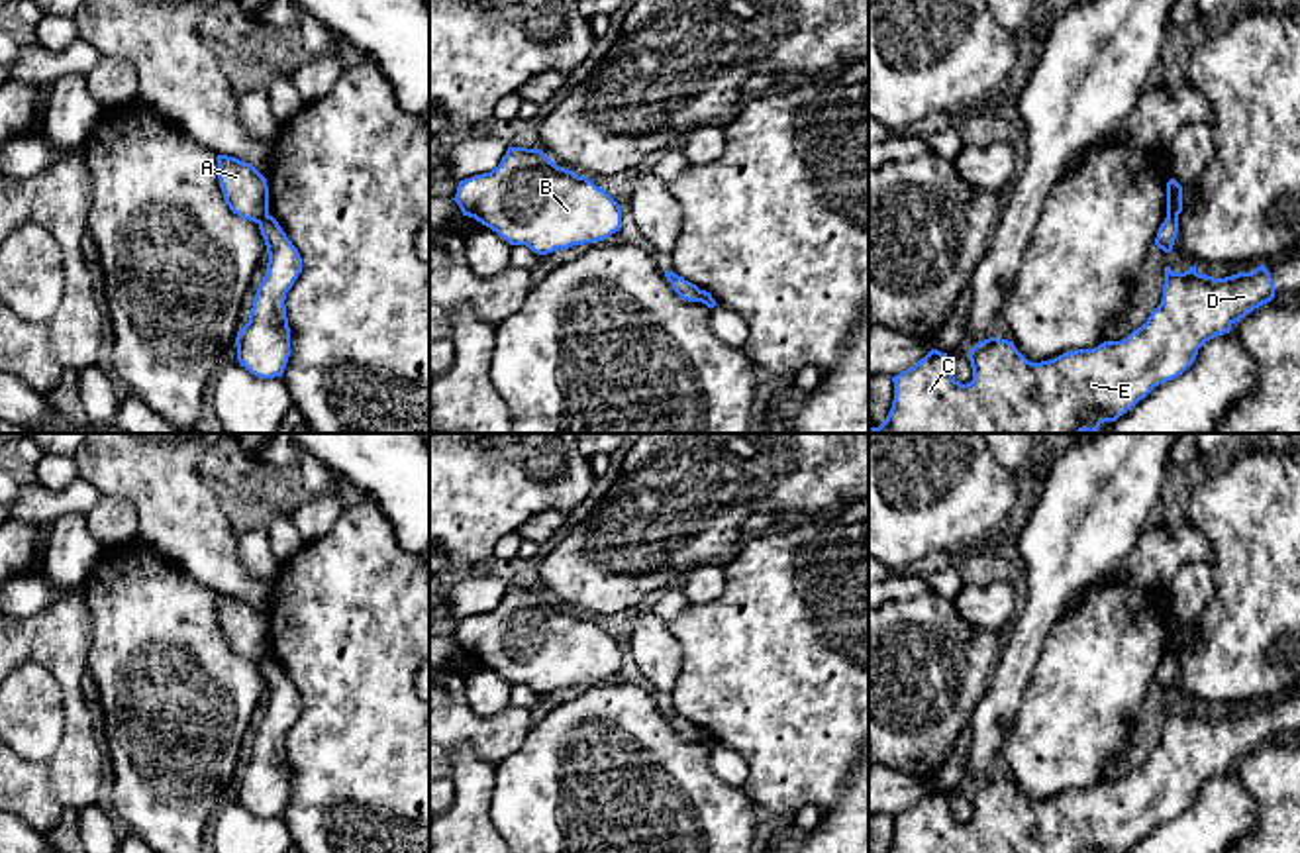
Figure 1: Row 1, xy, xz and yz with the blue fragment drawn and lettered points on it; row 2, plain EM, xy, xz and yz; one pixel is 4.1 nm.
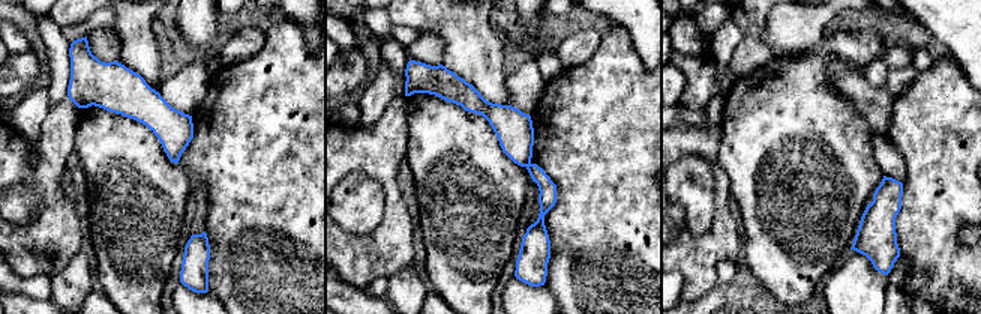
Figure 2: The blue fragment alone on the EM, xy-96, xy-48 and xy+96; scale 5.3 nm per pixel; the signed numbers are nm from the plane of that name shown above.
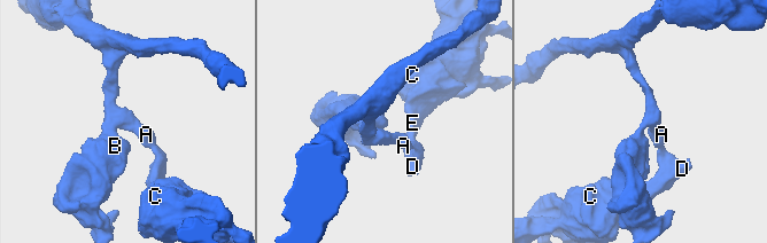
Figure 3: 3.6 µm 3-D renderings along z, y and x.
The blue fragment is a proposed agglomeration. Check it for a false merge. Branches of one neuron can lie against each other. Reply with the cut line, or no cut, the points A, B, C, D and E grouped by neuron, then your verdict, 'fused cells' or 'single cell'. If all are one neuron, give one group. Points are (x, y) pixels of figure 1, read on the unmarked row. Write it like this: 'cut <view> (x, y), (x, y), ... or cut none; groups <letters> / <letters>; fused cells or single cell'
cut yz (1167, 653), (1177, 655); groups A B / C D E; fused cells

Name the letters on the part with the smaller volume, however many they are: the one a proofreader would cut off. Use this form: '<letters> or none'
C, D, E

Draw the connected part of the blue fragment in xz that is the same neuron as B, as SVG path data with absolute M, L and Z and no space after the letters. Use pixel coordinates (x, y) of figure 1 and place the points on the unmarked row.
M508 586L496 608L461 620L453 639L463 655L475 657L510 684L525 684L537 694L604 680L622 667L622 647L604 627L555 604L541 588Z

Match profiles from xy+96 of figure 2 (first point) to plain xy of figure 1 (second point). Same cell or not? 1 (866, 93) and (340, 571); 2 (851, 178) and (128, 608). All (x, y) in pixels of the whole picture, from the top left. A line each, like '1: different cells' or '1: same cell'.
1: different cells
2: same cell

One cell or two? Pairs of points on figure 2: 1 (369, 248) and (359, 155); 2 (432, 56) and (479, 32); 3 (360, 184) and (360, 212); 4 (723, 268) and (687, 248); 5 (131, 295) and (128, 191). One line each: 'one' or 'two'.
1: one
2: two
3: one
4: two
5: one

